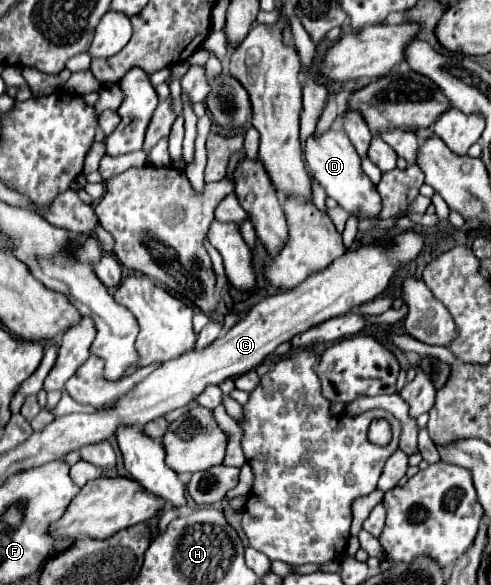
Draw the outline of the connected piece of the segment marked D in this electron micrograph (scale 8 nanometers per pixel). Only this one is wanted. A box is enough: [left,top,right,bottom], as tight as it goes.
[305,128,381,218]

